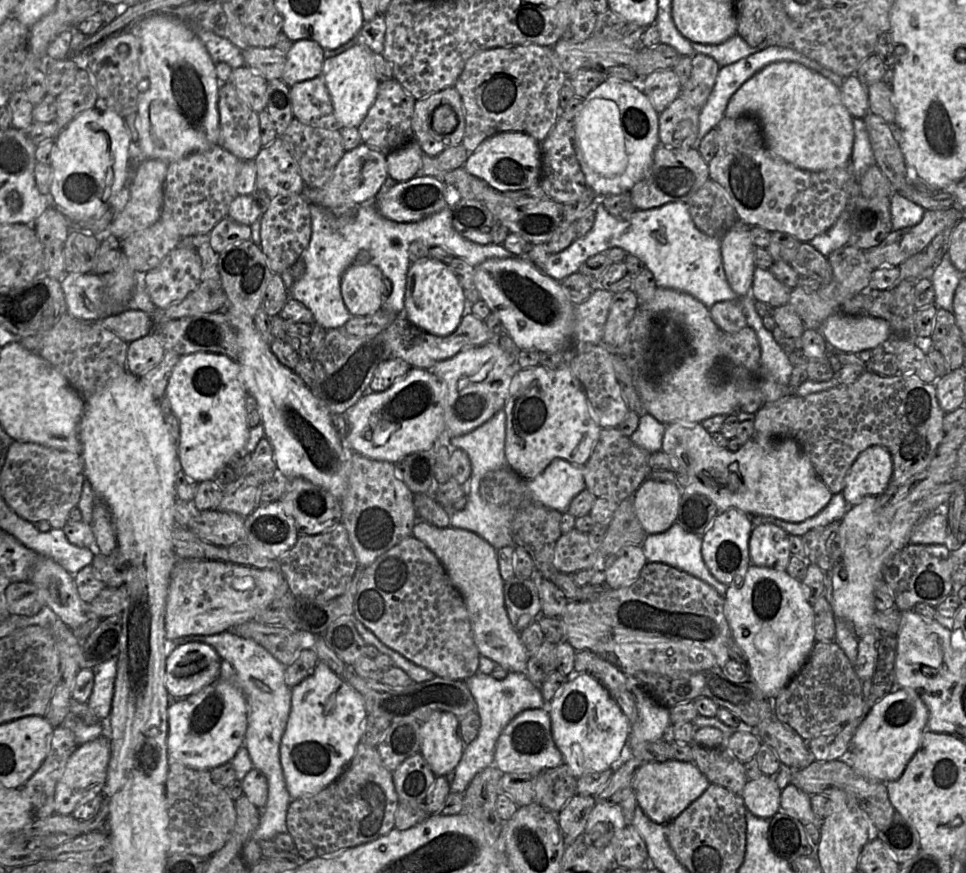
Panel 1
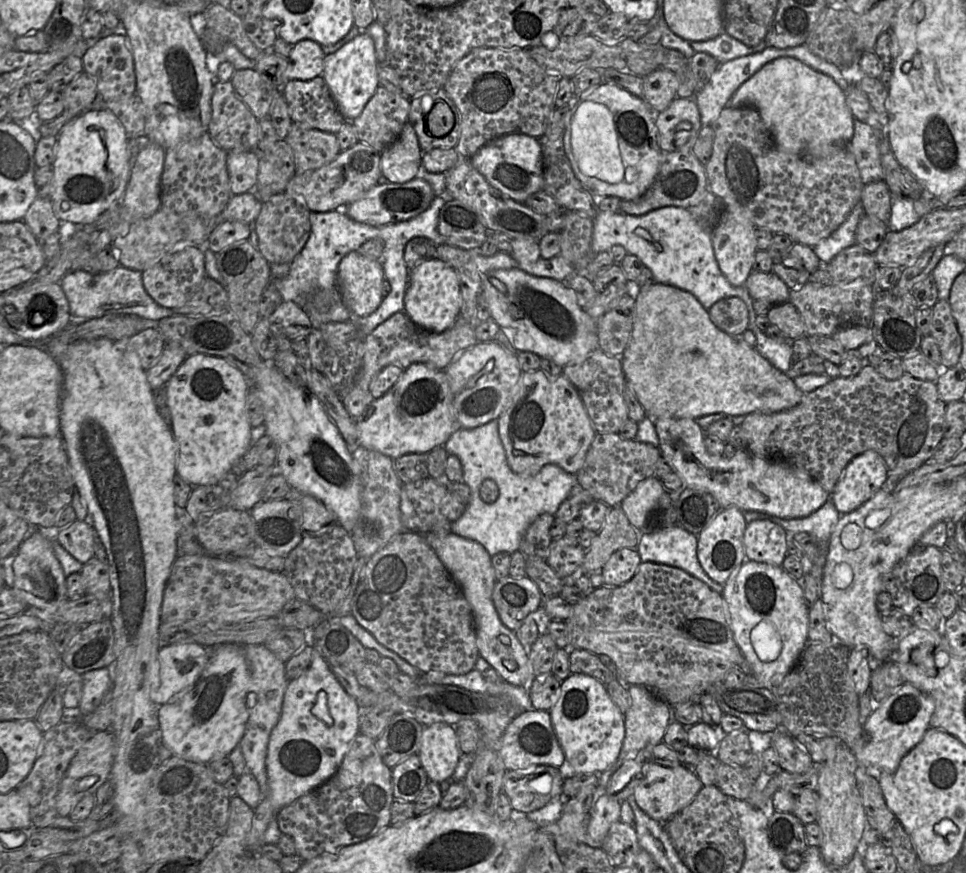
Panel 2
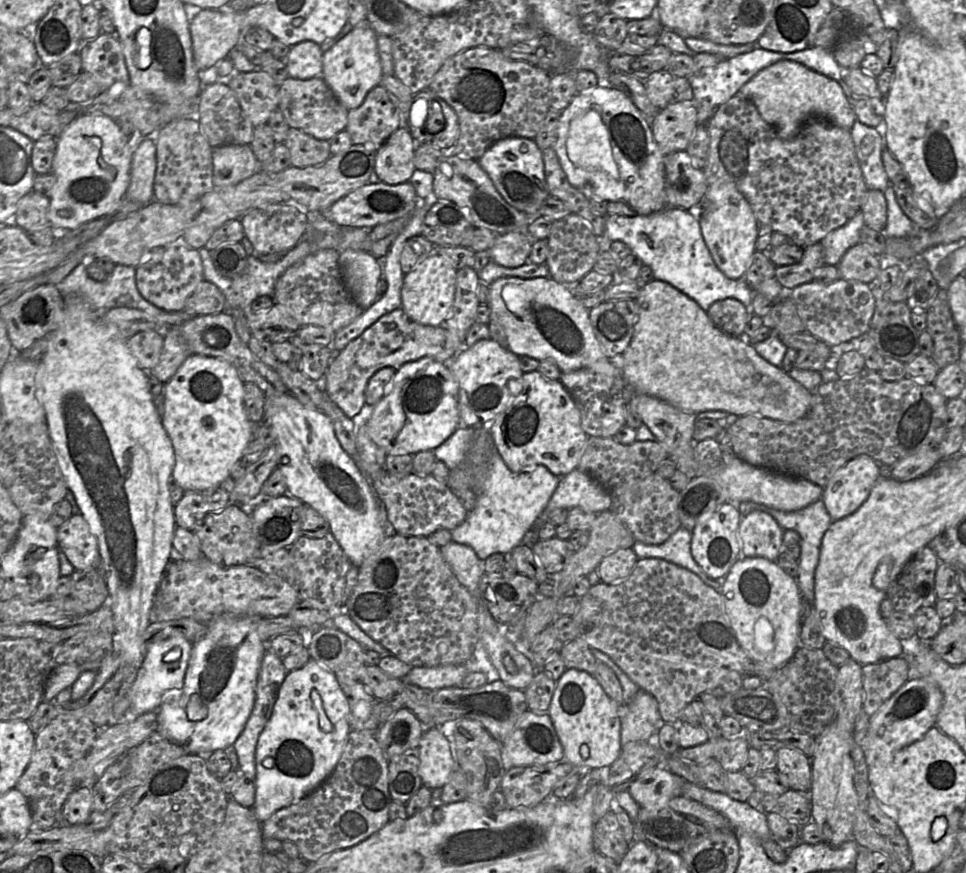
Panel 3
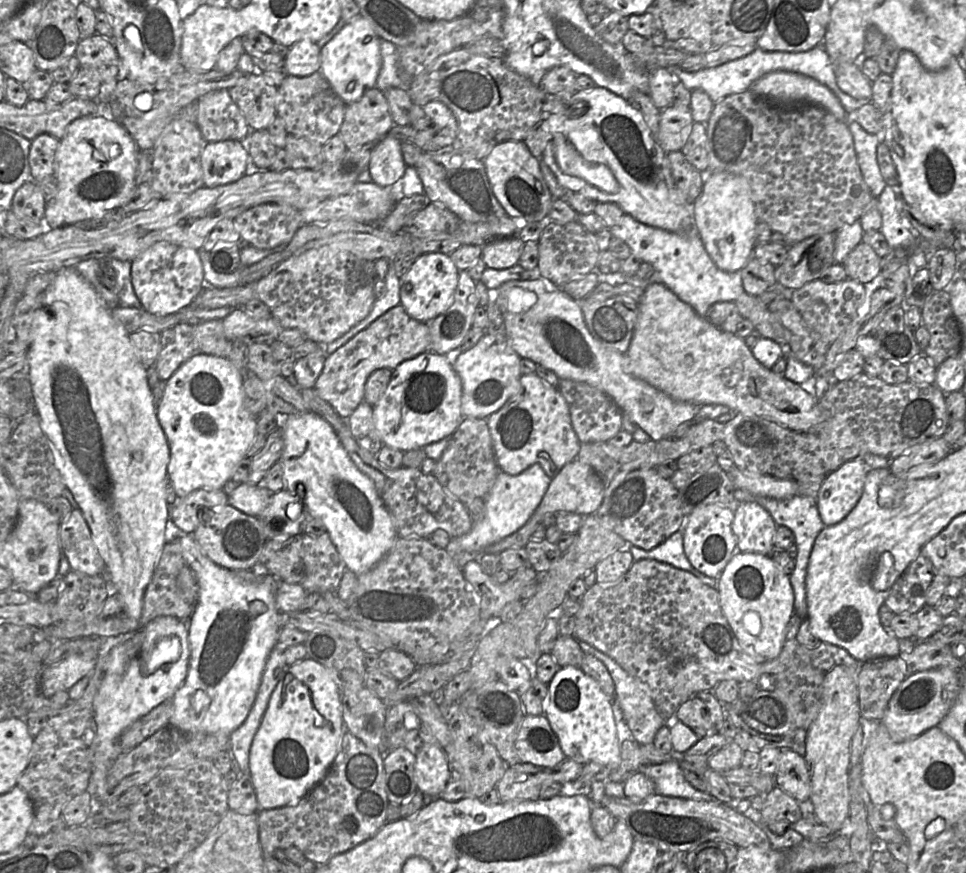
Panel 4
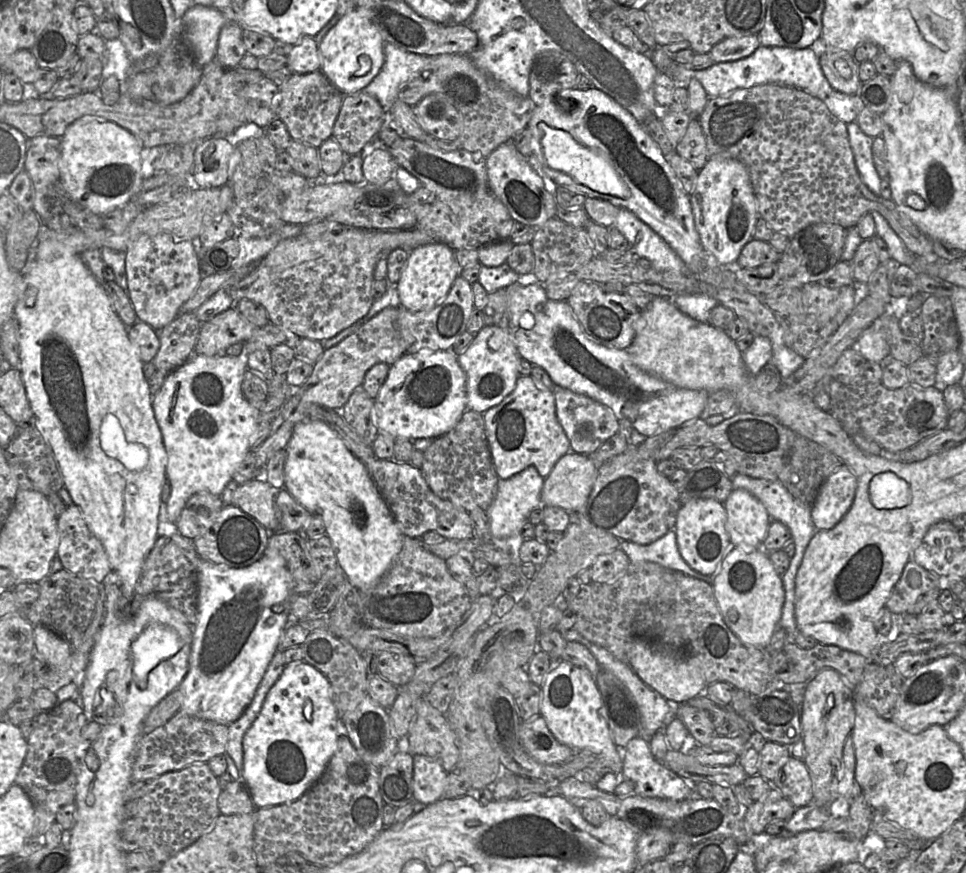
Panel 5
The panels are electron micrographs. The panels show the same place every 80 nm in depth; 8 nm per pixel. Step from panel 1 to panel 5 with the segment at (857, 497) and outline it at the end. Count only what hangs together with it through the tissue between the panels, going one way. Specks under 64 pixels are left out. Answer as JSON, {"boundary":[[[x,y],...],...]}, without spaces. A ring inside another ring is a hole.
{"boundary":[[[842,464],[822,484],[811,508],[817,531],[836,526],[852,506],[857,479],[852,470]]]}

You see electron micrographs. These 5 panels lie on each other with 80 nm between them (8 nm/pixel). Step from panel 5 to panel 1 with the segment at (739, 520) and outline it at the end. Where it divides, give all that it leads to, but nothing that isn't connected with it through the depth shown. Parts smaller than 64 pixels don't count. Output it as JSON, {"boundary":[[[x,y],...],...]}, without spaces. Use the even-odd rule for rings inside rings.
{"boundary":[[[774,524],[754,526],[749,540],[752,565],[786,571],[792,556],[790,537],[784,529]]]}

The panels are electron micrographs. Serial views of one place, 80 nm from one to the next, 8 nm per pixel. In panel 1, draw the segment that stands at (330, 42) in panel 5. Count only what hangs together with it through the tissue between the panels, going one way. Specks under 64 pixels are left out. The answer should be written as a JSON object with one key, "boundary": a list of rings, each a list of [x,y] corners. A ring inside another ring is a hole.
{"boundary":[[[359,43],[339,55],[324,60],[322,77],[341,127],[357,128],[365,119],[377,97],[380,81],[372,65],[372,52],[364,43]]]}

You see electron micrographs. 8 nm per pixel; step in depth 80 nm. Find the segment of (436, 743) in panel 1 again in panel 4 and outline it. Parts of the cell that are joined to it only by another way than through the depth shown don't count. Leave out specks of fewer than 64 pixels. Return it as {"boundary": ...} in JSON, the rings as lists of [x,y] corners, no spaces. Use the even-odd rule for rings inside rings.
{"boundary":[[[421,743],[415,756],[417,791],[439,798],[448,783],[451,771],[444,749],[436,744]]]}

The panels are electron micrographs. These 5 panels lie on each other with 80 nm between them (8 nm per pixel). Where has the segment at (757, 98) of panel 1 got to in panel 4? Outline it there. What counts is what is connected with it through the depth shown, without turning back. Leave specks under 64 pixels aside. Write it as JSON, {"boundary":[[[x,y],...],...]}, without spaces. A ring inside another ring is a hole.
{"boundary":[[[770,72],[757,79],[748,90],[772,105],[791,107],[814,104],[826,109],[841,121],[850,121],[840,100],[829,88],[799,73]]]}

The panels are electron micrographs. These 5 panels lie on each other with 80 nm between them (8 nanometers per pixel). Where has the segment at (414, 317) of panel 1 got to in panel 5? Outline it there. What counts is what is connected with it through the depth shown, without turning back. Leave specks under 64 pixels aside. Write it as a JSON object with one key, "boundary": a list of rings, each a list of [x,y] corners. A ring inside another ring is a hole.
{"boundary":[[[431,243],[411,250],[400,279],[395,285],[397,306],[413,312],[433,309],[446,298],[459,271],[454,251],[443,243]]]}

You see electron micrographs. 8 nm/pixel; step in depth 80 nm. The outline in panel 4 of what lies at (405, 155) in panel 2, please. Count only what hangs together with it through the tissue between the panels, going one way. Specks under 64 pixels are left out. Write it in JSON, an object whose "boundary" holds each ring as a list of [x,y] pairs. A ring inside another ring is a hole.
{"boundary":[[[387,134],[374,145],[367,169],[373,183],[380,186],[392,186],[401,180],[406,167],[401,141]]]}

